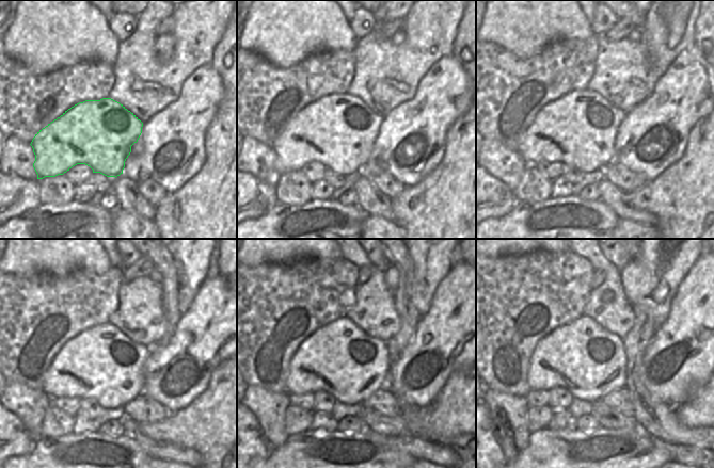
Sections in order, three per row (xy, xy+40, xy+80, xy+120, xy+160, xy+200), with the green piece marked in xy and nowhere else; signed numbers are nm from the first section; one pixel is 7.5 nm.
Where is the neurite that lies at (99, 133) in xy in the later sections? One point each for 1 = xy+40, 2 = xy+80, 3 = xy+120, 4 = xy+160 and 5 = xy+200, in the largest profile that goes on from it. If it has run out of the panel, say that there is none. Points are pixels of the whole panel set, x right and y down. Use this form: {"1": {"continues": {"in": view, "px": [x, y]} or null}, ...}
{"1": {"continues": {"in": "xy+40", "px": [338, 130]}}, "2": {"continues": {"in": "xy+80", "px": [578, 129]}}, "3": {"continues": {"in": "xy+120", "px": [102, 364]}}, "4": {"continues": {"in": "xy+160", "px": [339, 358]}}, "5": {"continues": {"in": "xy+200", "px": [583, 357]}}}

